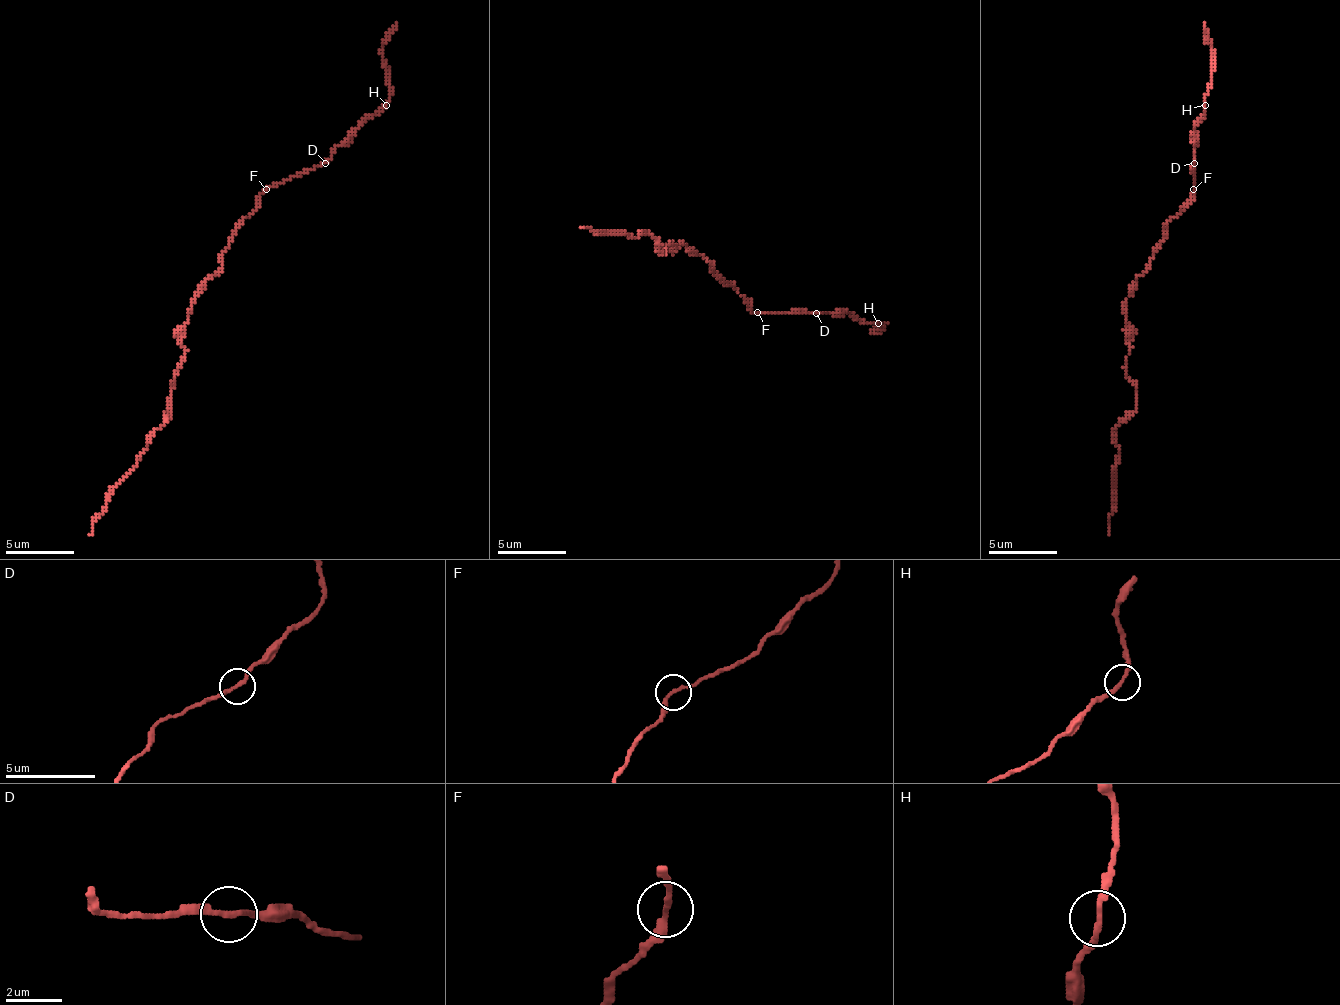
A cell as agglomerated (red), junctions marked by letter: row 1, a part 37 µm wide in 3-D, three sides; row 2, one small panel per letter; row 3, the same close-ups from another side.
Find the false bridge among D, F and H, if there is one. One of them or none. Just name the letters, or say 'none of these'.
none of these

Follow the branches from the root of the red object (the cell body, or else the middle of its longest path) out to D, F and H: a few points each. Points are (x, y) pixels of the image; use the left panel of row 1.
D: (222, 258), (232, 231), (256, 207), (256, 200), (270, 186), (301, 176), (325, 163)
F: (222, 258), (232, 231), (256, 207), (256, 200), (267, 190)
H: (222, 258), (232, 231), (256, 207), (256, 200), (270, 186), (277, 186), (321, 166), (338, 146), (386, 105)

